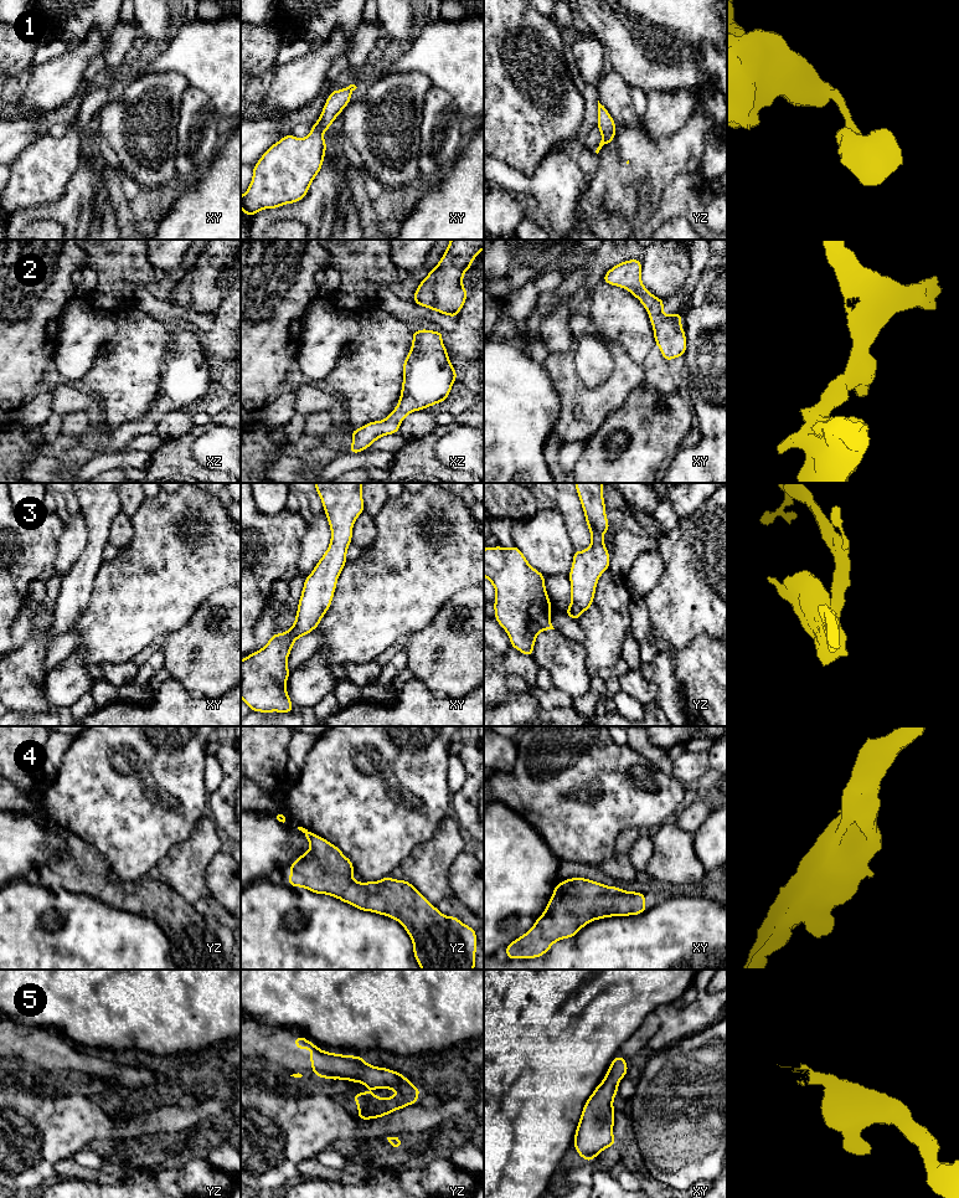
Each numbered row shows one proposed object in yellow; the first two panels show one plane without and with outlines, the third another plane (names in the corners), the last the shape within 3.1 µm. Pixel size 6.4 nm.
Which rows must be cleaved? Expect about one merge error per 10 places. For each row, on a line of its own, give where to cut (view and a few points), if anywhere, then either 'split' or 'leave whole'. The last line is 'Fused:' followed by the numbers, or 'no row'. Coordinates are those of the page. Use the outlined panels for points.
1: cut none; leave whole
2: cut none; leave whole
3: cut none; leave whole
4: cut none; leave whole
5: cut none; leave whole
Fused: no row

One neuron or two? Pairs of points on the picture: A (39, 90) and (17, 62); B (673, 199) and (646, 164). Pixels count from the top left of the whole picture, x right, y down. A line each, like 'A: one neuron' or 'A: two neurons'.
A: two neurons
B: two neurons

